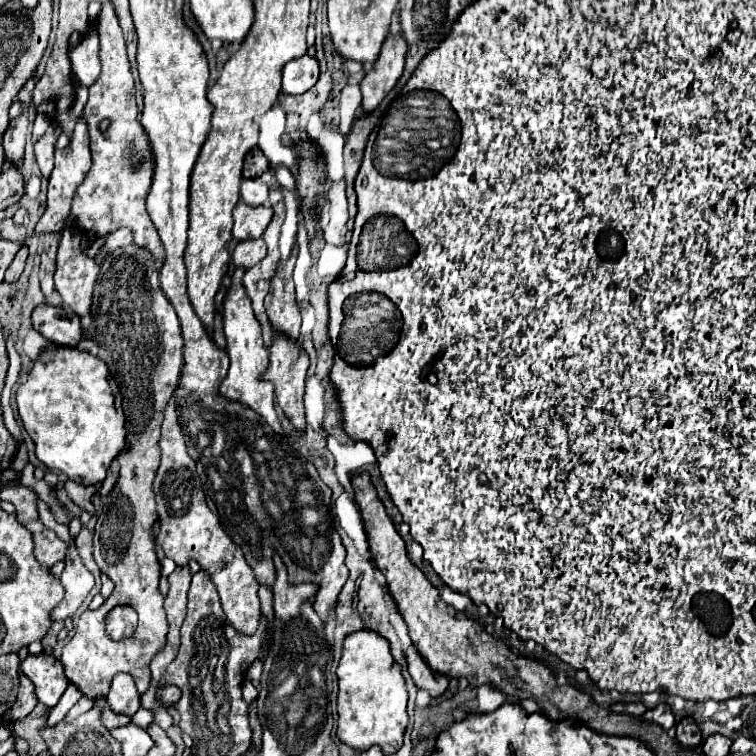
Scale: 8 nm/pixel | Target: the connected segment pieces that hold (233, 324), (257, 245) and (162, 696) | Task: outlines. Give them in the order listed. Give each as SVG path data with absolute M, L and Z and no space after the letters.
M236 269L232 275L232 289L226 295L224 301L224 335L226 335L226 351L230 357L230 371L228 377L222 381L220 385L220 393L226 399L232 401L240 401L244 405L248 405L250 409L254 409L260 417L264 417L264 421L276 431L276 433L284 433L274 409L274 385L266 379L262 379L262 375L268 369L268 349L262 343L262 335L260 335L260 323L256 321L254 313L252 313L252 303L242 287L242 275L244 269Z
M252 239L252 241L240 241L236 243L234 251L232 251L232 263L236 267L244 267L250 269L256 263L260 263L266 255L266 243L264 239Z
M166 685L166 687L162 687L158 693L156 693L156 697L160 699L160 703L162 705L174 705L178 699L180 699L180 689L178 687L174 687L174 685Z

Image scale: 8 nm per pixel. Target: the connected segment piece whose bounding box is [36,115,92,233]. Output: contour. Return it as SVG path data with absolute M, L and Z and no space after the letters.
M84 115L78 117L76 121L76 127L72 131L72 139L70 143L64 147L64 149L56 149L56 155L54 155L54 171L52 171L52 177L50 177L50 183L48 183L48 207L46 207L46 213L42 215L42 221L38 223L36 227L36 233L44 233L44 231L60 231L66 227L72 225L70 221L70 207L72 207L72 195L76 193L78 185L84 181L90 165L92 165L92 159L90 159L90 139L88 139L88 123L84 123Z

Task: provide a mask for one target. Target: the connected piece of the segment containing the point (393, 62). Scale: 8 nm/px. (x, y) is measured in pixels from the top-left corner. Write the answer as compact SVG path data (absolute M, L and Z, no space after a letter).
M390 35L384 41L380 57L376 59L374 67L366 73L366 77L360 83L362 107L366 111L376 109L378 103L388 95L388 91L400 79L402 69L404 69L406 51L408 51L408 45L402 35Z

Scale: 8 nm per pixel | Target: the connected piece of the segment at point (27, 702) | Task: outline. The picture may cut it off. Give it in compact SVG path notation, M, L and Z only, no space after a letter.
M20 675L20 691L18 691L16 705L12 705L12 709L8 709L8 713L4 713L4 721L24 719L36 707L36 703L38 703L38 699L34 693L34 683L26 675Z

